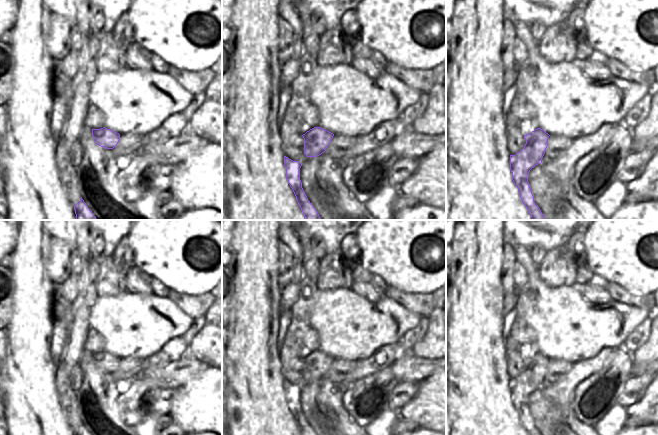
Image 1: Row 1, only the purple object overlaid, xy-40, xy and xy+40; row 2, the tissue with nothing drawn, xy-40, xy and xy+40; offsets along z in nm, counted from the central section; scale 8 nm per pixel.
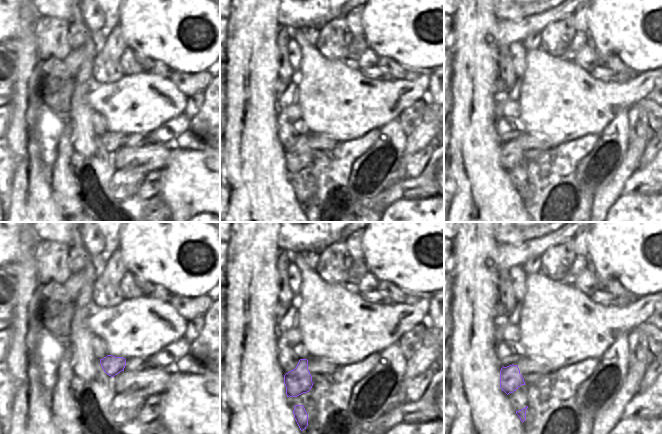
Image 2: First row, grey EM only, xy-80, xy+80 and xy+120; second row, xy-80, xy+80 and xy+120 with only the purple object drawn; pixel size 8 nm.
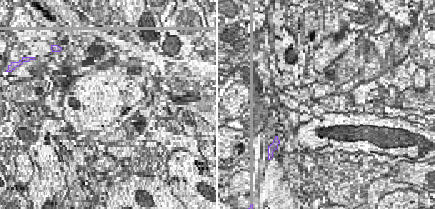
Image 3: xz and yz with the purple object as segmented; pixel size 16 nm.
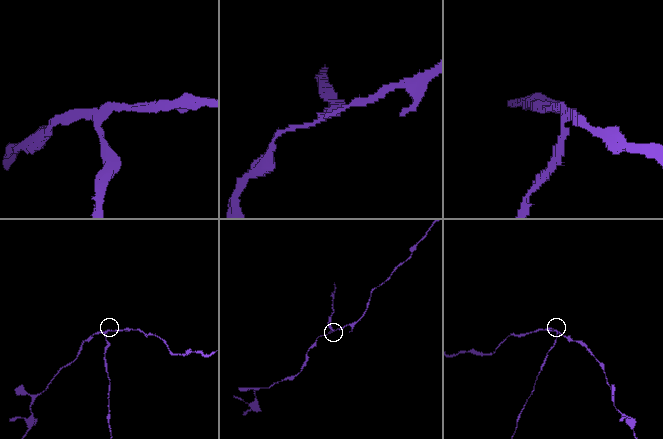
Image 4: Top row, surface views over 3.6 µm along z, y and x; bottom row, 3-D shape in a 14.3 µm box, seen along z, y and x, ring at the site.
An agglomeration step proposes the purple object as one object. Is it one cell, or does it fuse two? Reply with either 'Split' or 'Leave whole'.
Split

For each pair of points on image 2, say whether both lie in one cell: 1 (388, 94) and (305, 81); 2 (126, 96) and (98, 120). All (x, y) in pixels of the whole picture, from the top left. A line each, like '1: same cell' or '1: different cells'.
1: same cell
2: different cells

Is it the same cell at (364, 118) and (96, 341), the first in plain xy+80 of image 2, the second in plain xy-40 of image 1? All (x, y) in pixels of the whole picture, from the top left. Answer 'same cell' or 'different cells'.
different cells

